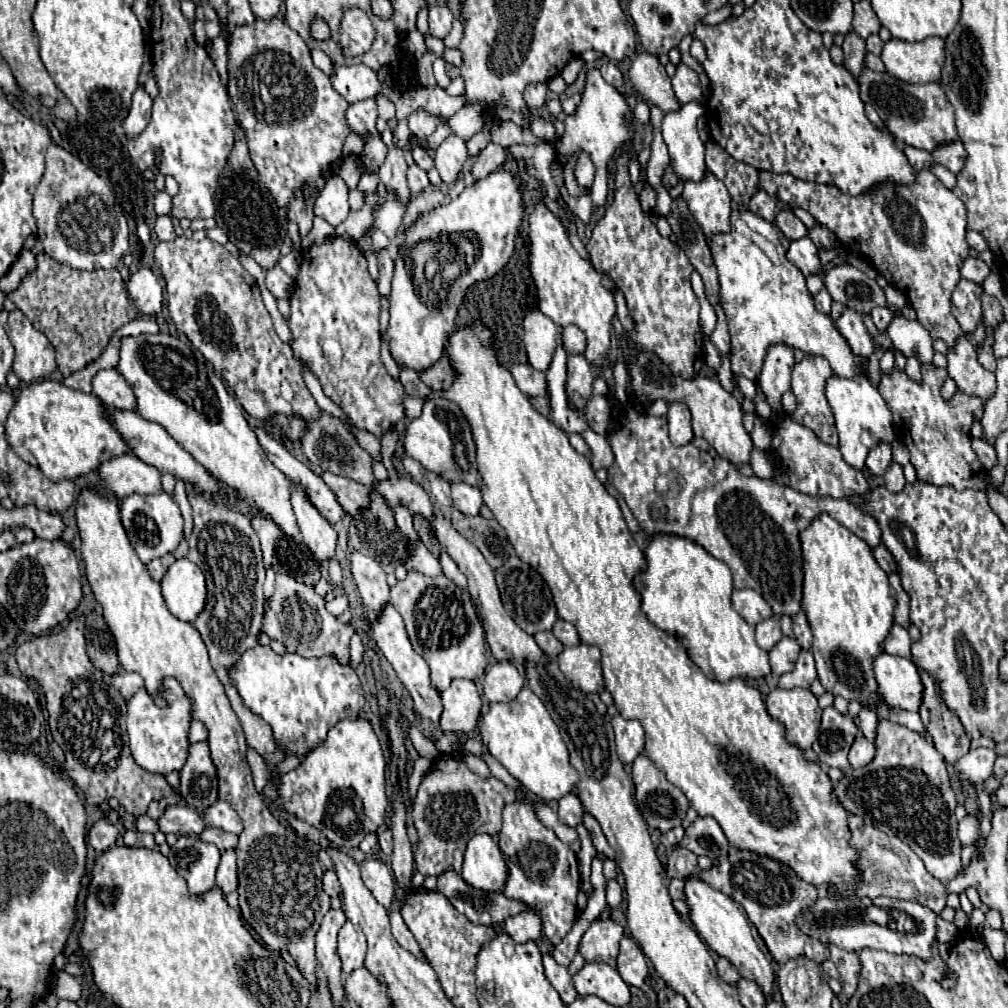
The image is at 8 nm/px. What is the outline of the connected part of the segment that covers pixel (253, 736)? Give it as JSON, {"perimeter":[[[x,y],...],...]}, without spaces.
{"perimeter":[[[189,492],[187,498],[193,508],[193,522],[195,522],[193,534],[189,536],[187,558],[195,562],[207,578],[207,604],[193,622],[193,626],[197,628],[209,650],[211,666],[217,672],[221,684],[225,686],[229,702],[243,726],[247,744],[255,748],[259,756],[265,760],[269,782],[275,782],[281,778],[277,766],[285,760],[287,754],[283,752],[283,748],[279,748],[279,744],[275,744],[271,728],[267,728],[267,724],[263,724],[263,720],[259,720],[259,716],[255,716],[243,704],[243,700],[239,700],[239,692],[235,692],[235,686],[231,684],[231,668],[239,664],[239,656],[247,648],[255,648],[255,644],[259,644],[263,606],[265,606],[263,596],[265,566],[263,566],[261,544],[245,514],[237,512],[235,508],[229,508],[227,504],[217,504],[205,498],[201,492]]]}

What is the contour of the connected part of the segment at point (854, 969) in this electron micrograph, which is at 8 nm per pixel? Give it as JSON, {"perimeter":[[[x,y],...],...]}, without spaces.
{"perimeter":[[[829,944],[831,960],[835,962],[839,970],[839,980],[843,984],[843,996],[851,998],[853,992],[857,990],[857,980],[859,980],[859,952],[847,952],[835,944]]]}

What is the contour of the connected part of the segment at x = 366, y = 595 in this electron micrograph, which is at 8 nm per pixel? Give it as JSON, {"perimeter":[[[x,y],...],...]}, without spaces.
{"perimeter":[[[353,552],[351,554],[351,574],[361,594],[367,620],[373,624],[379,618],[383,604],[389,602],[389,586],[385,580],[385,572],[377,560],[363,556],[359,552]]]}

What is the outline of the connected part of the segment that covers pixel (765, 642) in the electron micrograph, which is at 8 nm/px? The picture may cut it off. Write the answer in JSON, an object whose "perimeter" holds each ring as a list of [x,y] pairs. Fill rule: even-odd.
{"perimeter":[[[769,618],[769,620],[763,620],[755,626],[757,630],[757,644],[763,648],[763,650],[771,650],[779,640],[781,640],[781,626],[777,622],[777,618]]]}

